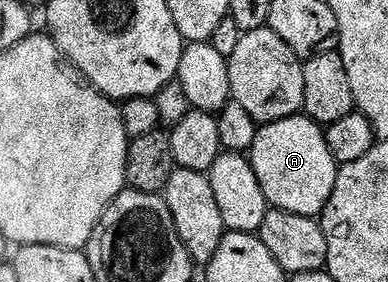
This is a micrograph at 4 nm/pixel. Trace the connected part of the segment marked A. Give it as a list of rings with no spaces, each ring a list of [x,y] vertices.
[[[306,114],[285,117],[281,121],[264,123],[249,152],[251,168],[261,181],[261,193],[274,210],[297,213],[310,219],[322,216],[325,205],[333,193],[340,164],[329,153],[324,128]]]

